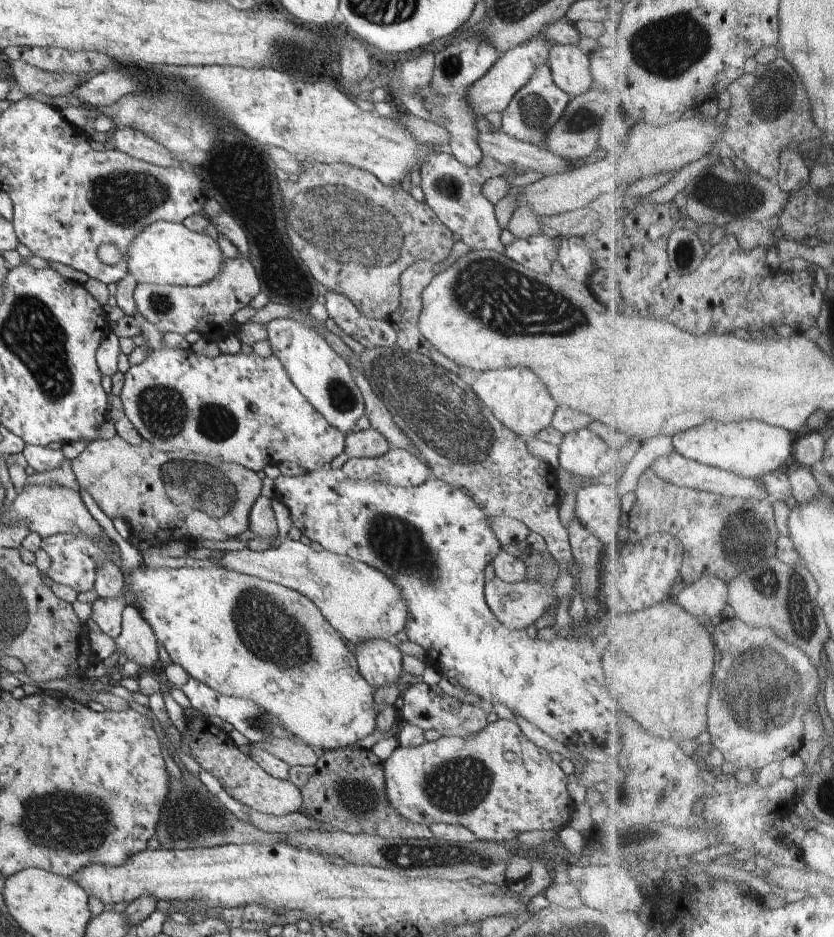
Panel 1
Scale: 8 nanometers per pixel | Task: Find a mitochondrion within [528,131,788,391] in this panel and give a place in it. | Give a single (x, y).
(684, 252)

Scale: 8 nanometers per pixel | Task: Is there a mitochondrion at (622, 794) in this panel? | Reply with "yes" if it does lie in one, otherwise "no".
no

